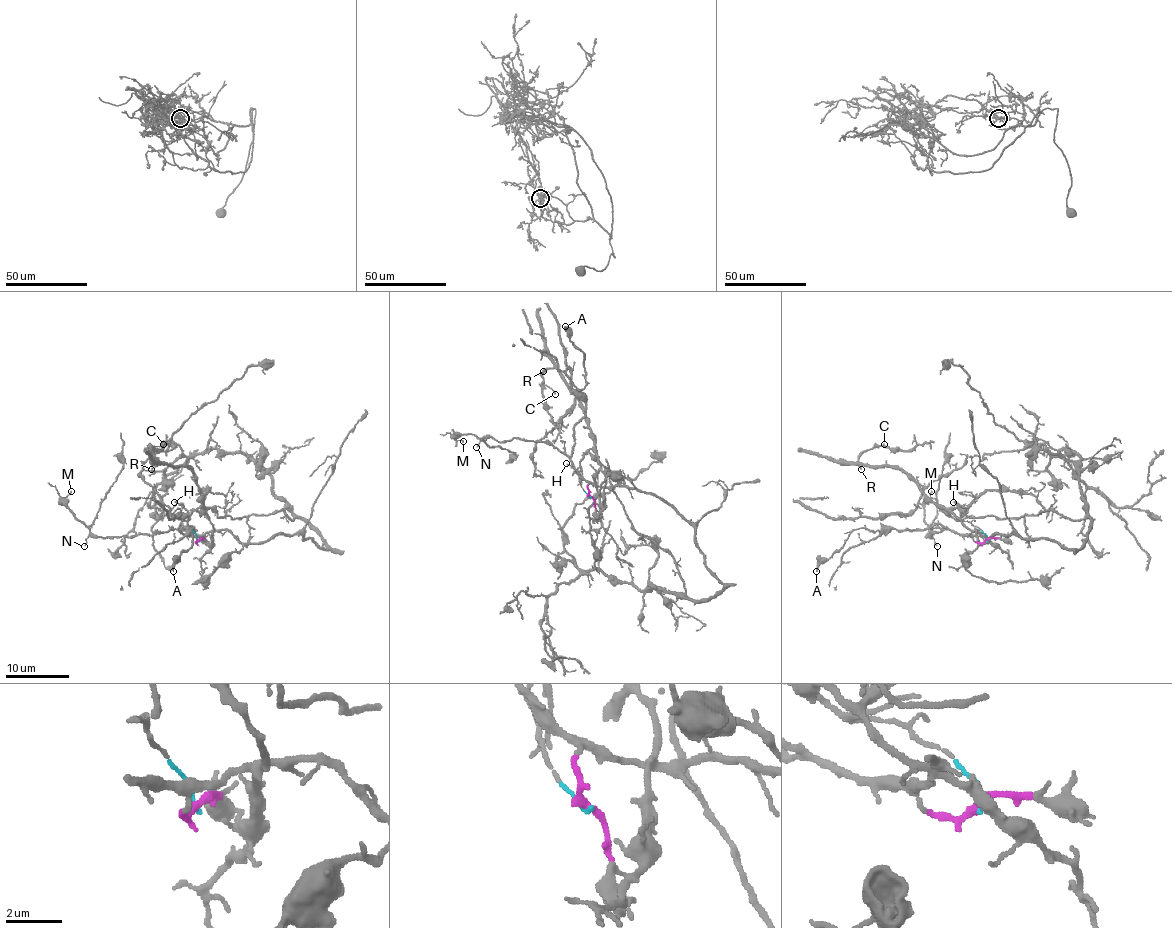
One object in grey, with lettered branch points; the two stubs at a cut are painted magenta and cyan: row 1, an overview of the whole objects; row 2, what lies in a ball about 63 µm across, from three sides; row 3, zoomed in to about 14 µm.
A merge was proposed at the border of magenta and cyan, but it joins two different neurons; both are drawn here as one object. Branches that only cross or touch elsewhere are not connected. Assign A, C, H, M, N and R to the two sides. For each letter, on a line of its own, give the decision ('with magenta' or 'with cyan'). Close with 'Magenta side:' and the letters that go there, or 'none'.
A: with magenta
C: with cyan
H: with cyan
M: with magenta
N: with magenta
R: with cyan
Magenta side: A, M, N

